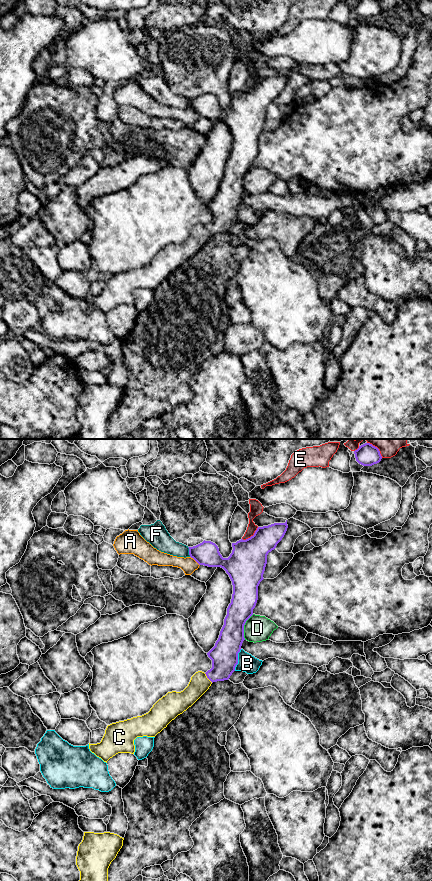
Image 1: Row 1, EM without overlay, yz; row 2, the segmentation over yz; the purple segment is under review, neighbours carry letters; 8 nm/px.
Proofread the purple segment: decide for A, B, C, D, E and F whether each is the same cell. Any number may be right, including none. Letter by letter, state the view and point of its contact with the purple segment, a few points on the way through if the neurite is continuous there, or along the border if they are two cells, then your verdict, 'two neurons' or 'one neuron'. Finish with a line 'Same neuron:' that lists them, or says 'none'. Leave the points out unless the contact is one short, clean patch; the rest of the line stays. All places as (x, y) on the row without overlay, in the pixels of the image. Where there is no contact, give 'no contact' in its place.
A: meets purple in yz at (195, 112); two neurons
B: meets purple in yz at (237, 212); two neurons
C: meets purple in yz at (208, 230); runs through yz (224, 207), (224, 214), (208, 230), (199, 236); one neuron
D: meets purple in yz at (243, 179); border along yz (253, 166), (244, 177), (244, 191); two neurons
E: meets purple in yz at (251, 88); two neurons
F: meets purple in yz at (189, 104); two neurons
Same neuron: C

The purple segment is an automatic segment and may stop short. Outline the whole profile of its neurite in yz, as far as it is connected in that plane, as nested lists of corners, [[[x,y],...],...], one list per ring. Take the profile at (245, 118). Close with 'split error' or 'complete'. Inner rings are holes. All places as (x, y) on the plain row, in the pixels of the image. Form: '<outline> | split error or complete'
[[[287,72],[258,79],[250,90],[232,95],[233,102],[228,110],[223,110],[218,98],[211,93],[204,92],[188,99],[190,109],[199,117],[223,120],[233,137],[224,177],[215,198],[207,205],[212,212],[212,220],[206,225],[196,224],[183,243],[168,244],[148,265],[108,277],[100,295],[89,295],[92,305],[106,315],[118,305],[134,306],[137,289],[155,289],[191,259],[213,234],[230,230],[245,192],[244,177],[253,167],[258,152],[258,138],[264,131],[267,107],[282,92],[287,80]]] | split error

